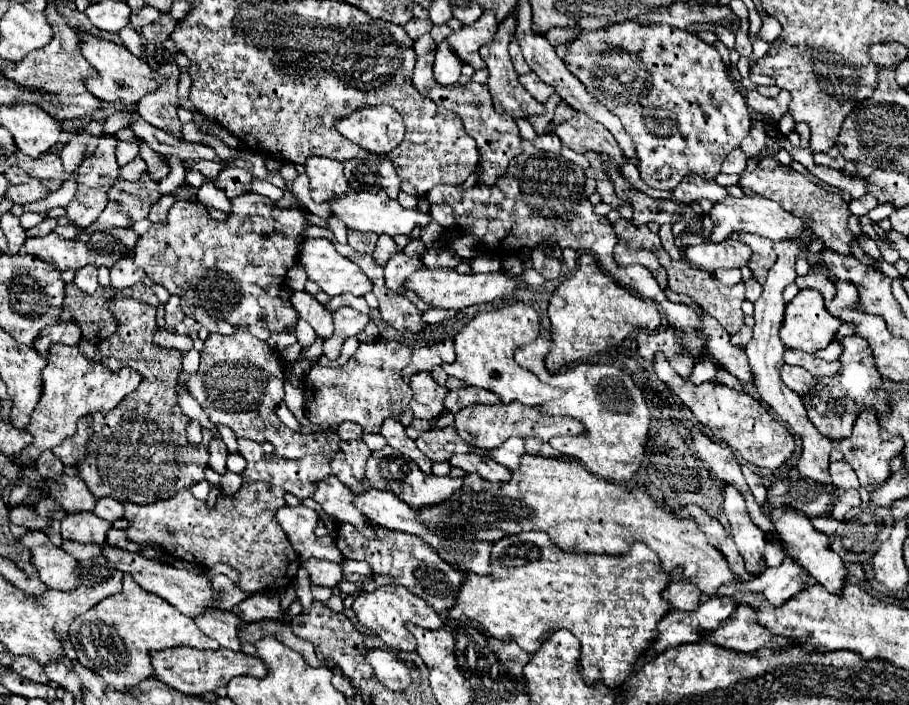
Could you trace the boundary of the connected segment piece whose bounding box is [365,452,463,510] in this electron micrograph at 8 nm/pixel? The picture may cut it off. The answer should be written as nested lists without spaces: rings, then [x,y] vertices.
[[[373,452],[369,456],[367,472],[365,472],[367,482],[371,484],[371,488],[393,492],[413,510],[425,508],[425,506],[435,506],[435,504],[447,500],[455,490],[459,490],[463,486],[463,478],[453,478],[453,476],[441,478],[441,476],[433,476],[433,474],[423,474],[413,460],[405,460],[399,456],[381,456],[381,454],[383,452]]]

